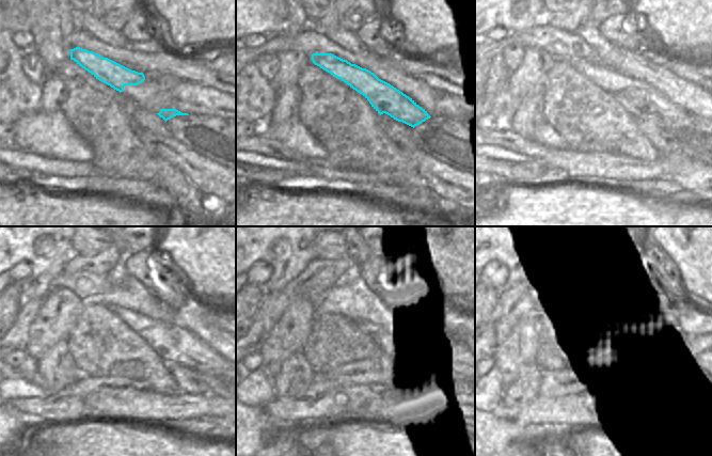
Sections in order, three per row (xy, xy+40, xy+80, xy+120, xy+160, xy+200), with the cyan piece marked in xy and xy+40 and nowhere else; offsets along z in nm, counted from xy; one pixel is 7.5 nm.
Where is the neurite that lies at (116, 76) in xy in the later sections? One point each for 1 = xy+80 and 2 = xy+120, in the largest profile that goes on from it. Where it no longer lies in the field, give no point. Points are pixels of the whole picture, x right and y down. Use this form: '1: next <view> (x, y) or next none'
1: next xy+80 (643, 101)
2: next xy+120 (173, 344)

